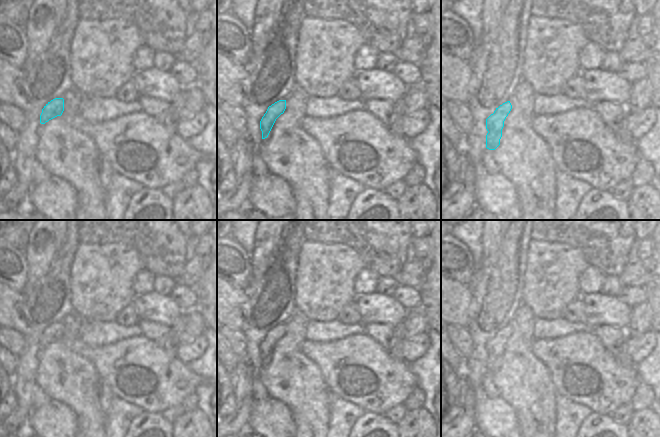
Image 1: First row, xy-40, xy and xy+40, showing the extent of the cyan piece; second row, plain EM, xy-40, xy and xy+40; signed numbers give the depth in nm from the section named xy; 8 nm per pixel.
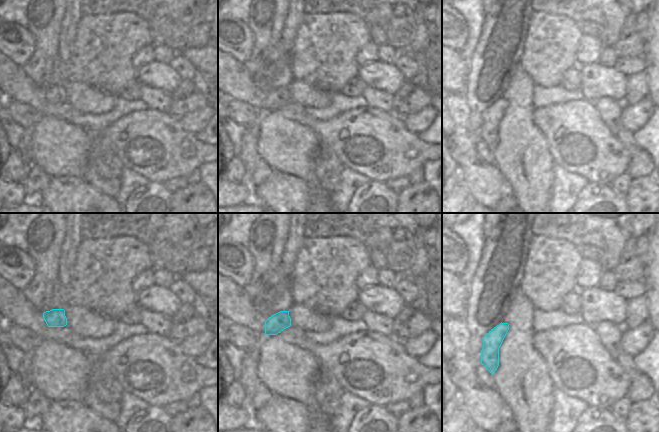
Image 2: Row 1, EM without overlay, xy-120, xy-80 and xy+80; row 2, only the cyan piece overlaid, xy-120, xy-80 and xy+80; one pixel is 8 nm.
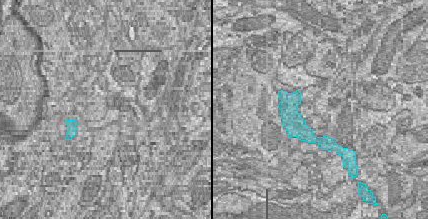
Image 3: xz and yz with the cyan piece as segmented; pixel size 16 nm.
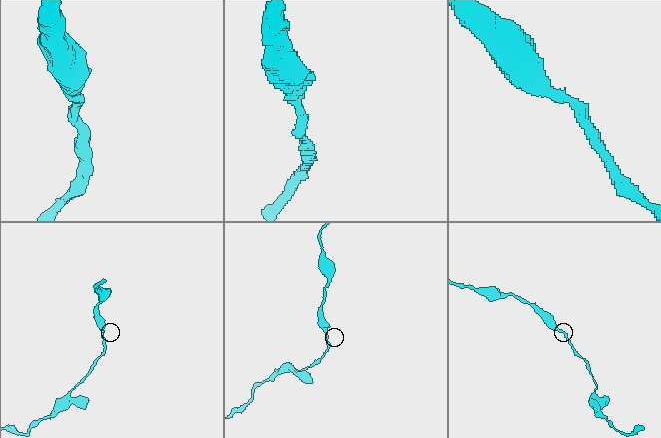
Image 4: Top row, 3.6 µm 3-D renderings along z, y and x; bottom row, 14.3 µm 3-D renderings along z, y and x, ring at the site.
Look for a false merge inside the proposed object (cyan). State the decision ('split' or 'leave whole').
leave whole

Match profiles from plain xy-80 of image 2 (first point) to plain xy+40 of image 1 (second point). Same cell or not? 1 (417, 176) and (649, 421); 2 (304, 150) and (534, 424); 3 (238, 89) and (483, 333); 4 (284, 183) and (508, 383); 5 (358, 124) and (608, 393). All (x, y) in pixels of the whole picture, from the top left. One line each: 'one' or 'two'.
1: two
2: one
3: two
4: two
5: one

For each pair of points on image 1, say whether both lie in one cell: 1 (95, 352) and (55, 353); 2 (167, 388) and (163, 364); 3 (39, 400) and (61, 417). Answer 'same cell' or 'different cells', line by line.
1: different cells
2: same cell
3: different cells

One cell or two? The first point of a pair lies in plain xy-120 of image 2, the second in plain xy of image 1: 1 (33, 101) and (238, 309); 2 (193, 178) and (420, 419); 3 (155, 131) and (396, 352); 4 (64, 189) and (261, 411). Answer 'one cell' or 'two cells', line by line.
1: one cell
2: two cells
3: two cells
4: one cell

